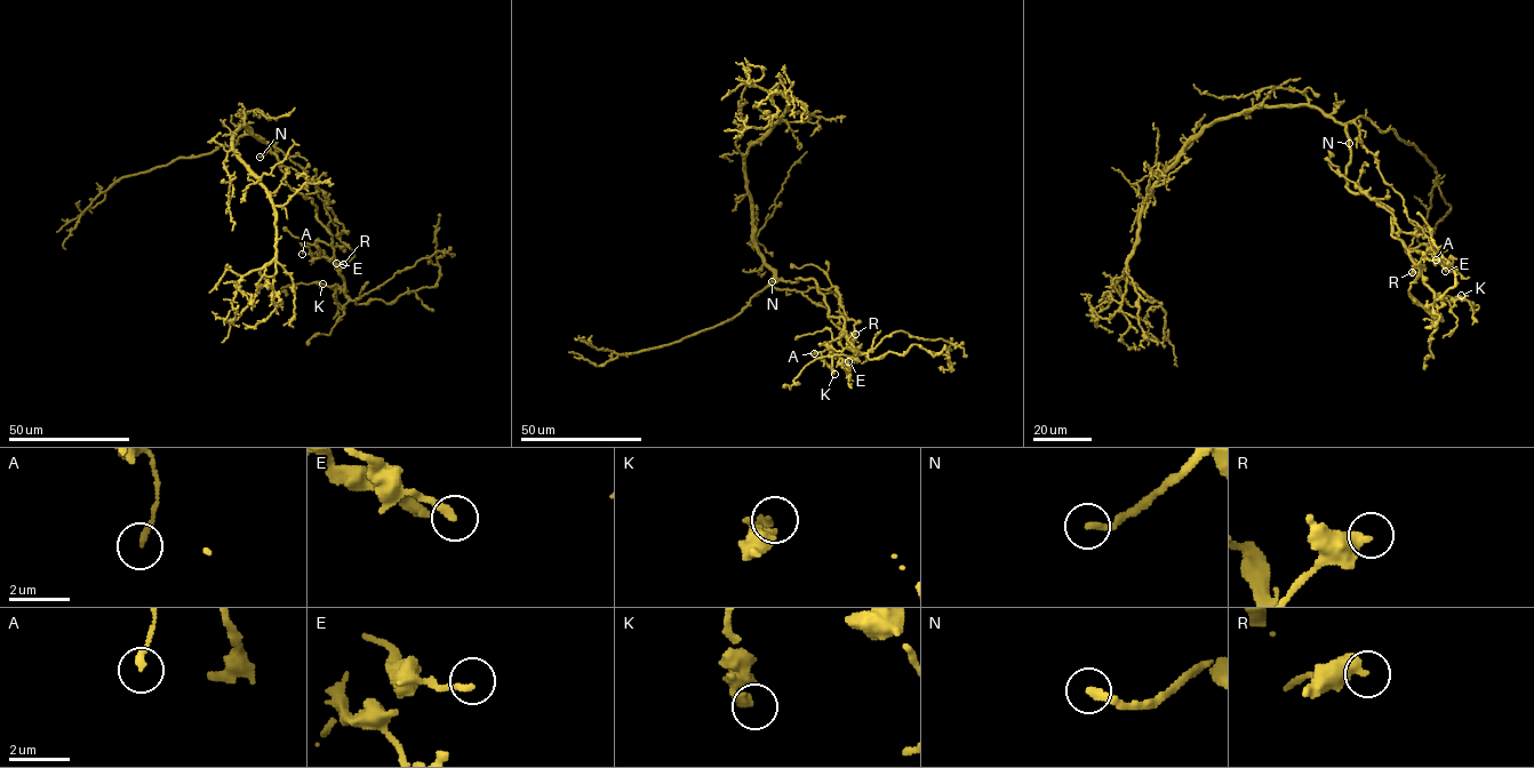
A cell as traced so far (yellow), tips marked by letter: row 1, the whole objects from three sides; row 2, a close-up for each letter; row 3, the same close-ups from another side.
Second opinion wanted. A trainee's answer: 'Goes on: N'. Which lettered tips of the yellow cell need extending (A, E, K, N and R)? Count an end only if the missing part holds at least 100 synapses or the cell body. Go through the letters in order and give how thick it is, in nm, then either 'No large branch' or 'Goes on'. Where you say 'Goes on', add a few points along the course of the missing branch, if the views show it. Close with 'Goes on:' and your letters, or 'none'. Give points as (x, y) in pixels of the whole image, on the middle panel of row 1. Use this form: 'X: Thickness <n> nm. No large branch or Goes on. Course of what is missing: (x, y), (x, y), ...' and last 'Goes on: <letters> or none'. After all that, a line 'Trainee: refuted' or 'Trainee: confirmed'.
A: Thickness 200 nm. No large branch
E: Thickness 220 nm. No large branch
K: Thickness 220 nm. No large branch
N: Thickness 260 nm. Goes on. Course of what is missing: (772, 281), (766, 282), (767, 296), (759, 309), (766, 324), (772, 329), (787, 334), (813, 358), (819, 349)
R: Thickness 480 nm. No large branch
Goes on: N
Trainee: confirmed

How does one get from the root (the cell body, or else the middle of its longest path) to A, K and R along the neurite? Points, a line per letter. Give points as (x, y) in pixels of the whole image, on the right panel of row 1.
A: (1347, 132), (1347, 186), (1387, 205), (1391, 234), (1409, 249), (1425, 244), (1437, 253), (1436, 260)
K: (1347, 132), (1347, 186), (1392, 210), (1391, 234), (1438, 308), (1438, 295), (1449, 301), (1461, 295)
R: (1347, 132), (1350, 162), (1347, 186), (1367, 193), (1392, 210), (1391, 234), (1420, 271), (1412, 272)

